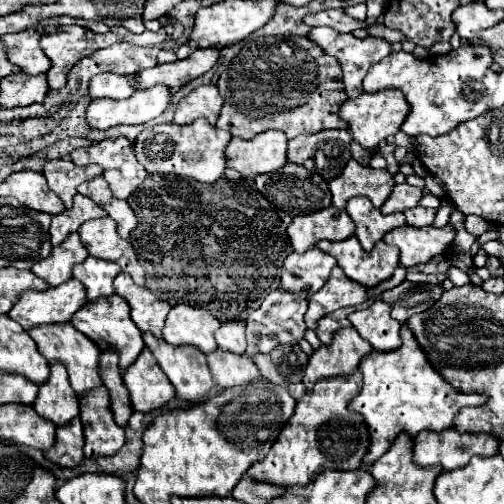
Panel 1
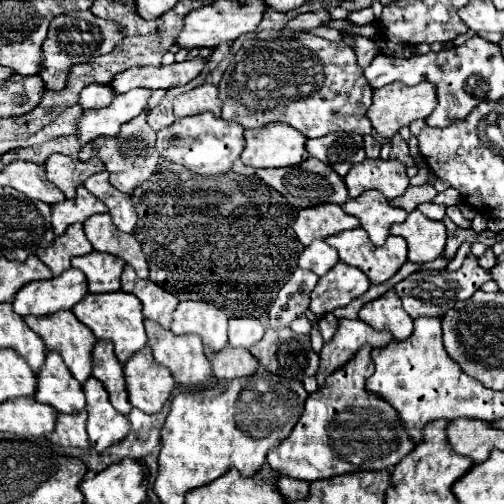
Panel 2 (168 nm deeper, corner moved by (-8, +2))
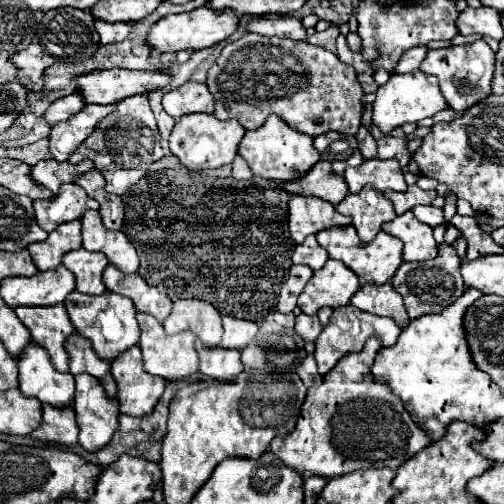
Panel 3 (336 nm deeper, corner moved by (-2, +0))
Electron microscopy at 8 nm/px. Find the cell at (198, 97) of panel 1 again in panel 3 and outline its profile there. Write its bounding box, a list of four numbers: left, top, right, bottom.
[162,82,214,118]

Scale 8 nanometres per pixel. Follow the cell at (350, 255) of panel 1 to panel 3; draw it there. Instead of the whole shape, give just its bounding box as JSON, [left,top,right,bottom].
[316,226,402,284]

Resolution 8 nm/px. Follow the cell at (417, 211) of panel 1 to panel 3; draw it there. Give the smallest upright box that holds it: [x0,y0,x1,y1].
[412,206,444,228]

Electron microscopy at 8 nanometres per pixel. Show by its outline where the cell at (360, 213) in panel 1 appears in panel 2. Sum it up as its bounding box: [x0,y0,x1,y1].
[342,190,408,246]

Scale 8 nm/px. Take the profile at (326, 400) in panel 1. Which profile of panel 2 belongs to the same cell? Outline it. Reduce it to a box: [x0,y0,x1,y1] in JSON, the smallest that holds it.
[268,348,414,482]

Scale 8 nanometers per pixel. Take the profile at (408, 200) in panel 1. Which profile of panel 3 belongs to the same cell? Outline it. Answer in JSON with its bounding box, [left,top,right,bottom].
[384,184,436,214]

